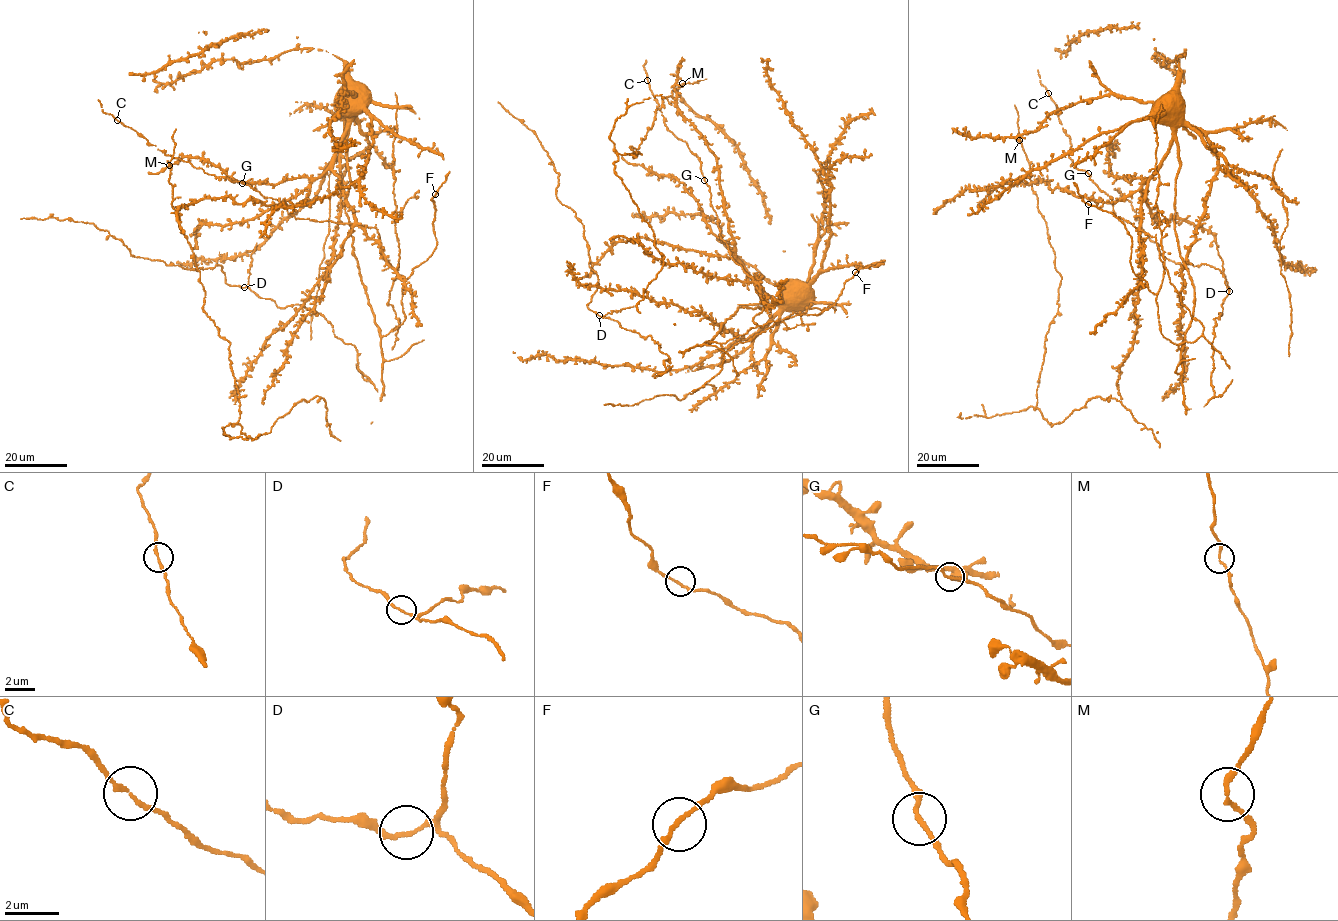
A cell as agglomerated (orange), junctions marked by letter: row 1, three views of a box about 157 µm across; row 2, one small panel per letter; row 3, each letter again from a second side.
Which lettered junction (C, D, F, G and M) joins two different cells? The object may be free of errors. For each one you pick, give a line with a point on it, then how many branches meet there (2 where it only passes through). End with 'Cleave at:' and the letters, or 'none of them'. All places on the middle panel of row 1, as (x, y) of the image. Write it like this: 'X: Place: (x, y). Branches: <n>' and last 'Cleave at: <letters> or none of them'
Cleave at: none of them

